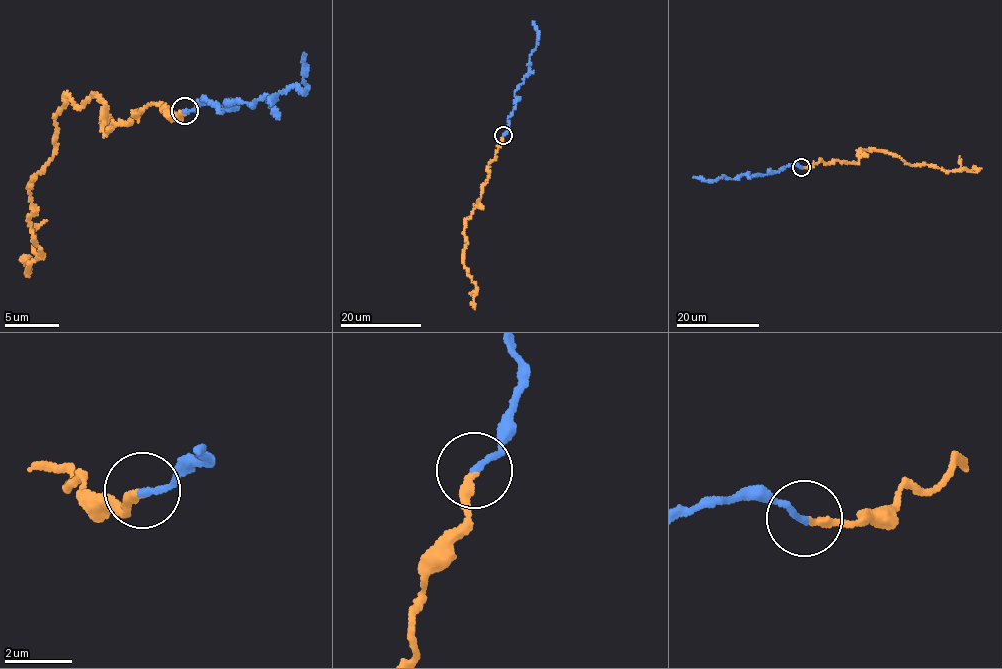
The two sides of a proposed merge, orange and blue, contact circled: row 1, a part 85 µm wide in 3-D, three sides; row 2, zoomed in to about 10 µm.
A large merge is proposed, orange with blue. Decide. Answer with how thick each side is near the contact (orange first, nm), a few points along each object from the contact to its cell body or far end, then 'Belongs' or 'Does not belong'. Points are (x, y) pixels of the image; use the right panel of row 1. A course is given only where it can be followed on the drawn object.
Thickness 240 nm (orange) against 180 nm. Course of orange: (801, 167), (834, 159), (857, 162), (859, 149), (871, 149), (946, 171), (976, 171), (972, 167). Course of blue: (801, 167), (786, 166), (764, 175), (722, 177), (714, 181), (693, 177). Belongs

